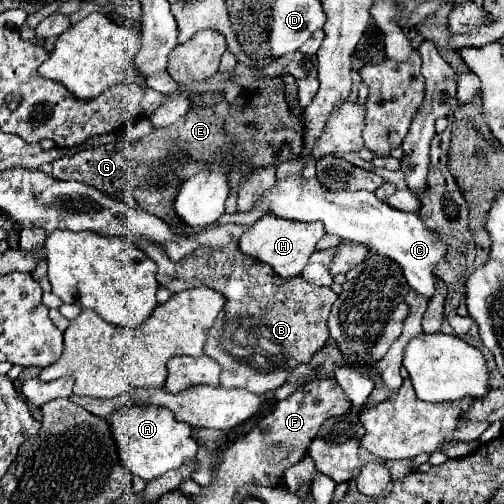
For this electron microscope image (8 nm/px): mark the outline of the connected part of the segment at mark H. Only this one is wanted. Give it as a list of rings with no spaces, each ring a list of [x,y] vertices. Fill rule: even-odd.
[[[266,213],[262,219],[258,219],[238,241],[238,247],[242,253],[270,265],[280,277],[292,279],[296,277],[304,265],[308,263],[310,255],[316,251],[316,243],[324,235],[324,225],[320,221],[314,223],[302,223],[302,221],[284,221],[282,217],[276,217],[272,213]]]

